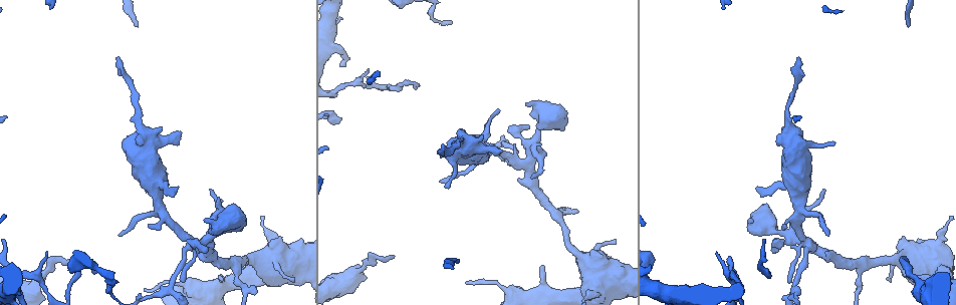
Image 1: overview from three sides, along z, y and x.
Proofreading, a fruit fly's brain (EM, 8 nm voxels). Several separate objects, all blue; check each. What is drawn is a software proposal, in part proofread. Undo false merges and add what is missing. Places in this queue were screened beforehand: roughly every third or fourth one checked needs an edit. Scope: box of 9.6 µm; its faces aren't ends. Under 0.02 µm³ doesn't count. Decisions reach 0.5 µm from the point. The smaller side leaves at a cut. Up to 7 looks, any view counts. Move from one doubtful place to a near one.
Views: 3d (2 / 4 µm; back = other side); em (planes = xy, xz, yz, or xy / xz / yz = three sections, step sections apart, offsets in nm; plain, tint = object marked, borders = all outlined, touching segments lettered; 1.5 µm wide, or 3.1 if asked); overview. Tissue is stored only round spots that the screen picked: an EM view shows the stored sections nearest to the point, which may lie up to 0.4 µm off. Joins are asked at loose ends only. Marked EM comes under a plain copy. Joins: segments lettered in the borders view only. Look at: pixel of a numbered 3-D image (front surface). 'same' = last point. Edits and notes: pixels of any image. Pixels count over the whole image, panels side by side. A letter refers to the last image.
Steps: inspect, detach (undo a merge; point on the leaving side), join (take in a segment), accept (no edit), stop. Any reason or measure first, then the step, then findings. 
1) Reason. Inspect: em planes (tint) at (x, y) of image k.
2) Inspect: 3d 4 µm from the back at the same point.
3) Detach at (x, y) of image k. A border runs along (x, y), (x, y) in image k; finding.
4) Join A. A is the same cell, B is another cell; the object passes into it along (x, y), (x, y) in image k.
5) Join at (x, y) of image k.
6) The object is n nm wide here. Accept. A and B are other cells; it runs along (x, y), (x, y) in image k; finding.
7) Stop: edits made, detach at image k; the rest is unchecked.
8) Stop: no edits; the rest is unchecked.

Branch stops here. Inspect: 3d 4 µm at (502, 151) of image 1.

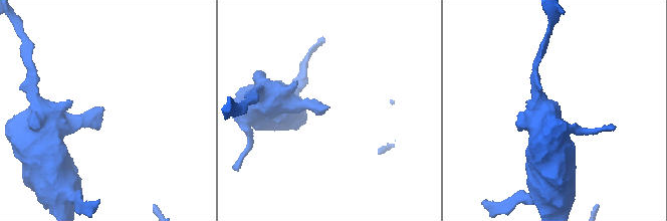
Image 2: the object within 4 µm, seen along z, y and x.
Need the tissue. Inspect: em xz step 8 (tint) at (103, 109) of image 2.

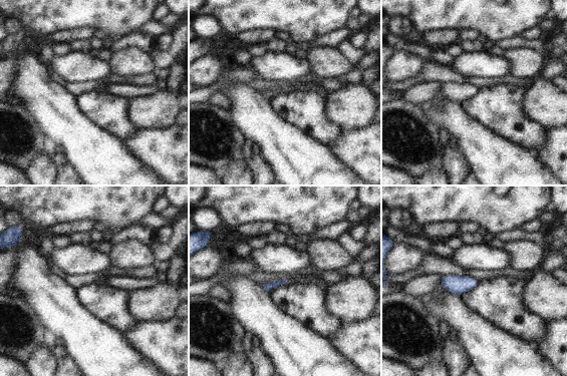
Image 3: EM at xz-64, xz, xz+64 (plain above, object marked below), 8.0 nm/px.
Cut it another way. Inspect: em planes (borders) at the same point.

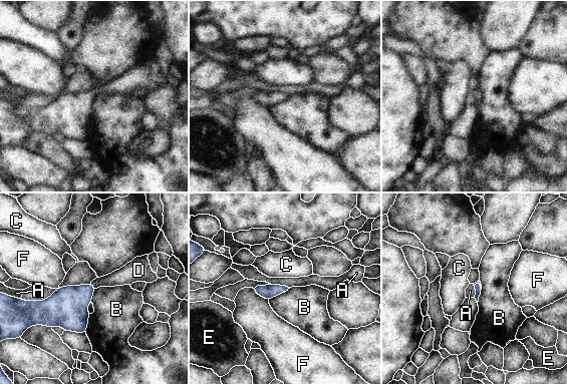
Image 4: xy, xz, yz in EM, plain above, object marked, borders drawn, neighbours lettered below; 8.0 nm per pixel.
Join D. D is the same cell, A, B, C, E and F are other cells; the object passes into it along (68, 305), (92, 285), (120, 277) in image 4; the cell continues.

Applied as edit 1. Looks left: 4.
Calibre changes. Inspect: em planes (borders) at (260, 263) of image 1.

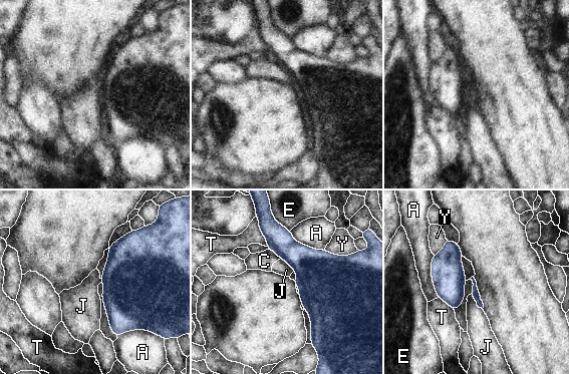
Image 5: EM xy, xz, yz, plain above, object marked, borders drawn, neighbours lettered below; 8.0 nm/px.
Accept. A, C, E, J, T and Y are other cells; a border runs along (470, 294), (475, 303), (482, 309) in image 5; continuous, no second cell.

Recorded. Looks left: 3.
An open end. Inspect: em planes (tint) at (394, 256) of image 1.

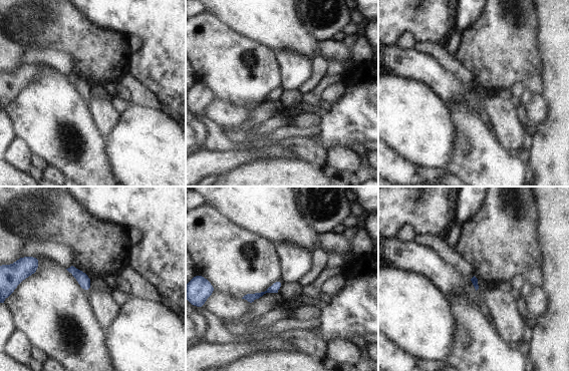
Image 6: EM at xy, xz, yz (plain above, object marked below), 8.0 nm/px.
Inspect: em planes (borders) at the same point.

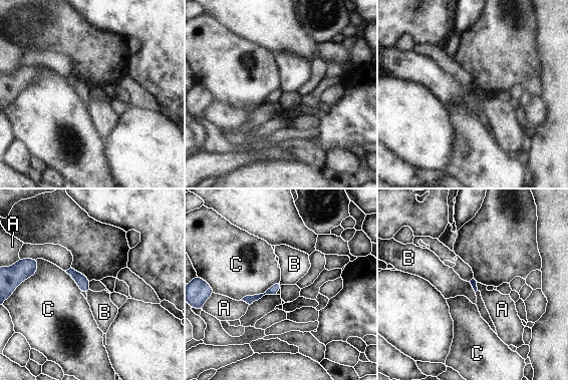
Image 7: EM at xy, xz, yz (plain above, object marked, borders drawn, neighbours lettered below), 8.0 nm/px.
Accept. A, B and C are other cells; a border runs along (240, 300), (249, 305) in image 7; none of them fits.

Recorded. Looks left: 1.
Stop: edits made, join at image 4; the rest is unchecked.

